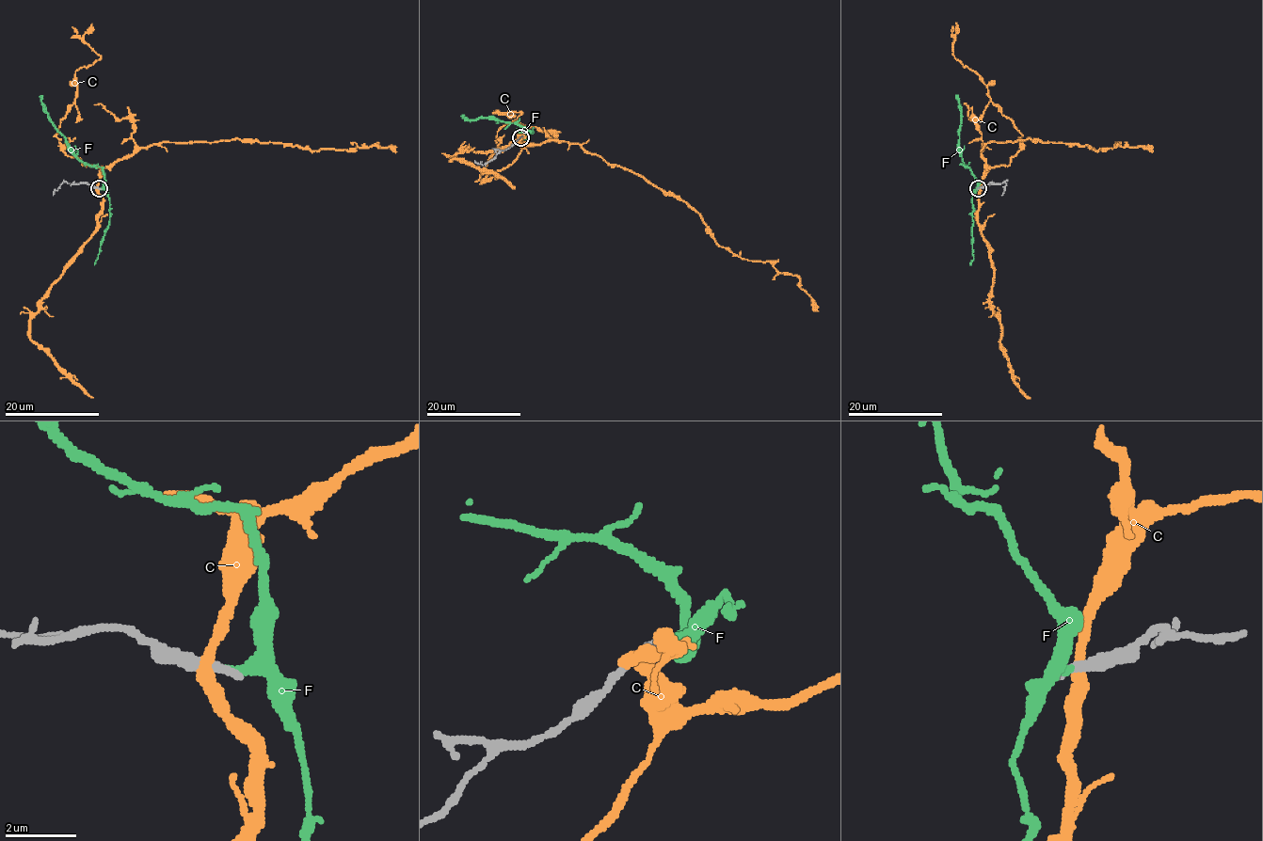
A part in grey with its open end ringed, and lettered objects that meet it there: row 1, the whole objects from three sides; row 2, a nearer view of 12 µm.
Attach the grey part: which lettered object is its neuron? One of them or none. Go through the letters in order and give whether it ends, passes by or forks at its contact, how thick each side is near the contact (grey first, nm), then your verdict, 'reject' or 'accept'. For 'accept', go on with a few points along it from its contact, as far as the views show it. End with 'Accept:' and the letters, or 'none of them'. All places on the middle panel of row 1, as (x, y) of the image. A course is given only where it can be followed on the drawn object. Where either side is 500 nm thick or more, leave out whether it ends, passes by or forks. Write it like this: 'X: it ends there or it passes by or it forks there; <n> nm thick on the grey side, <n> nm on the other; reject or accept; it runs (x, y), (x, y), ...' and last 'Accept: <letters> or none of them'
C: it passes by; 320 nm thick on the grey side, 280 nm on the other; reject
F: it ends there; 240 nm thick on the grey side, 280 nm on the other; accept; it runs (520, 138), (525, 134), (521, 127), (487, 118), (464, 118), (461, 115)
Accept: F

